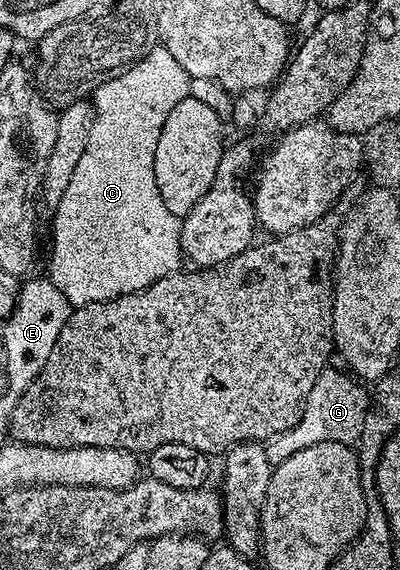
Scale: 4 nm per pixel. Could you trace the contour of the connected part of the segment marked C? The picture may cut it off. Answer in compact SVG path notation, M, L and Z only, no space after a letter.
M158 45L131 69L93 92L94 117L89 140L63 197L55 204L53 248L49 251L47 272L49 282L55 284L74 308L142 291L147 285L180 270L183 261L181 223L163 205L163 197L159 197L159 185L155 181L155 145L163 129L164 115L187 98L189 86L191 80L183 65L179 65L165 47Z

